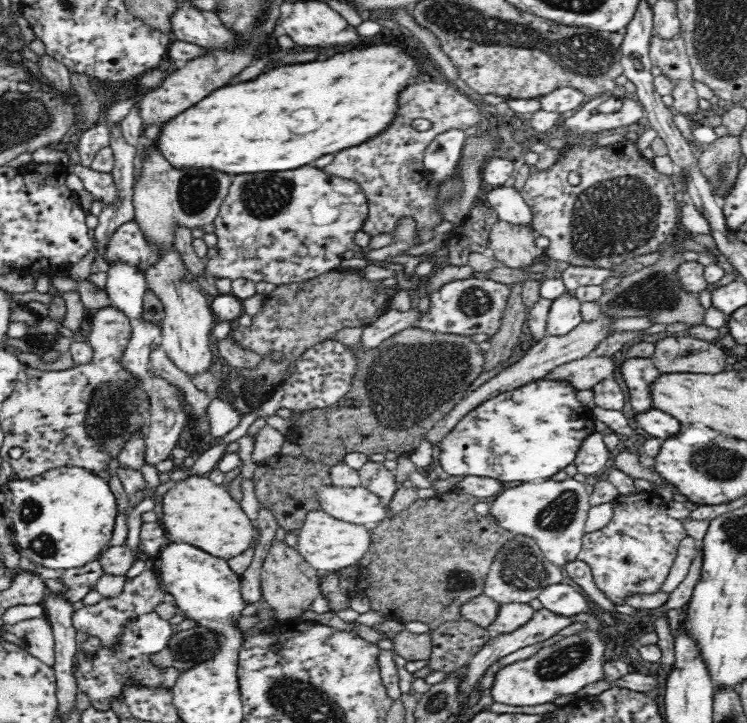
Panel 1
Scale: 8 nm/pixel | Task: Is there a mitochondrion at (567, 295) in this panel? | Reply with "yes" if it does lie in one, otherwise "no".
no

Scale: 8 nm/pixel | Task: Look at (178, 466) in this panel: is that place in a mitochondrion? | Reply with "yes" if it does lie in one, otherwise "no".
no

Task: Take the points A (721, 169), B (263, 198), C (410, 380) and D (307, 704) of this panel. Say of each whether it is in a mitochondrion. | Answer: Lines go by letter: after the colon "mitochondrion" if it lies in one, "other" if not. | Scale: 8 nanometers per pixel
A: mitochondrion
B: mitochondrion
C: mitochondrion
D: mitochondrion

